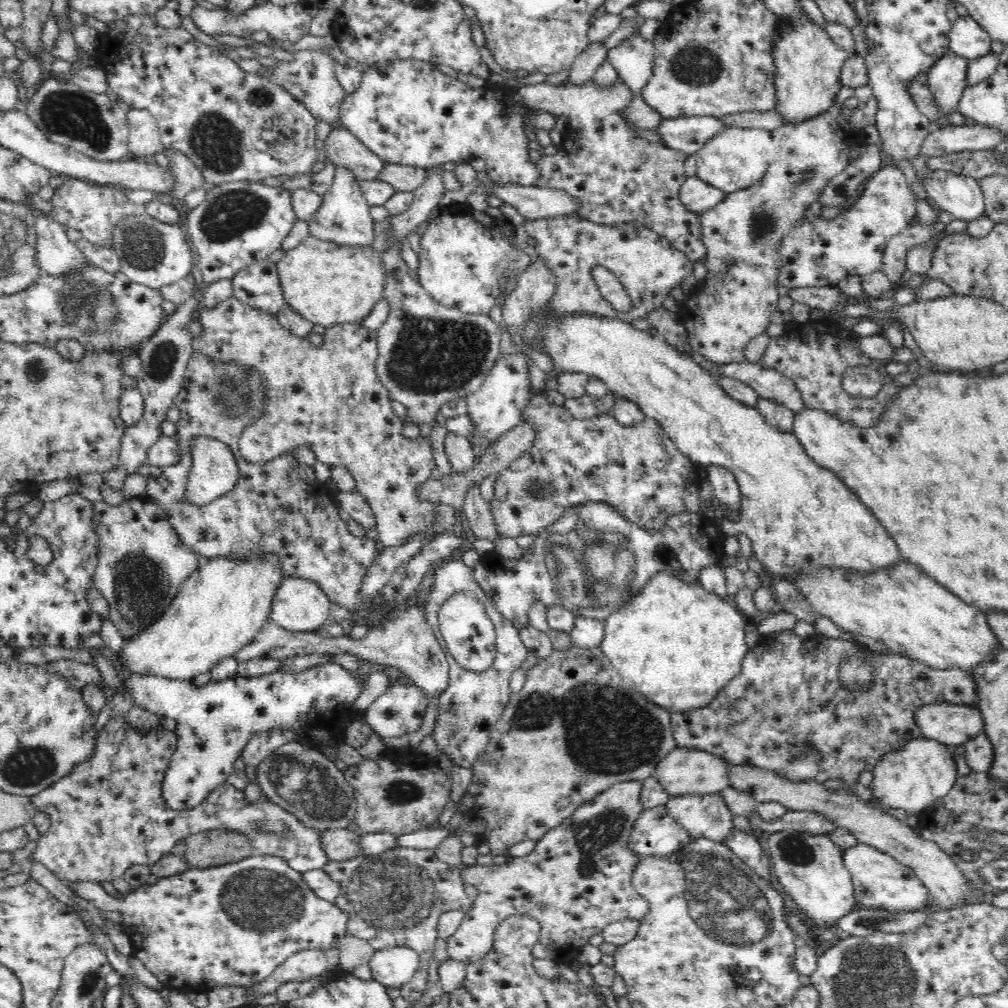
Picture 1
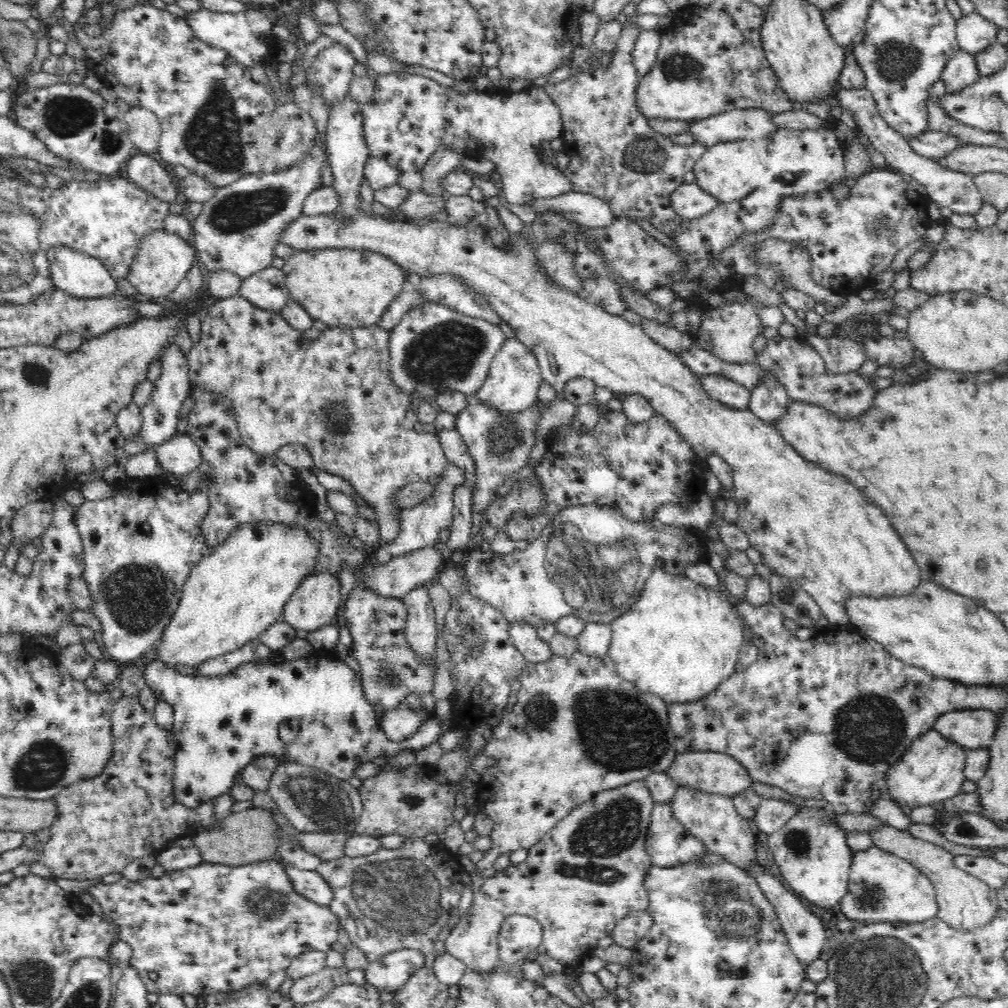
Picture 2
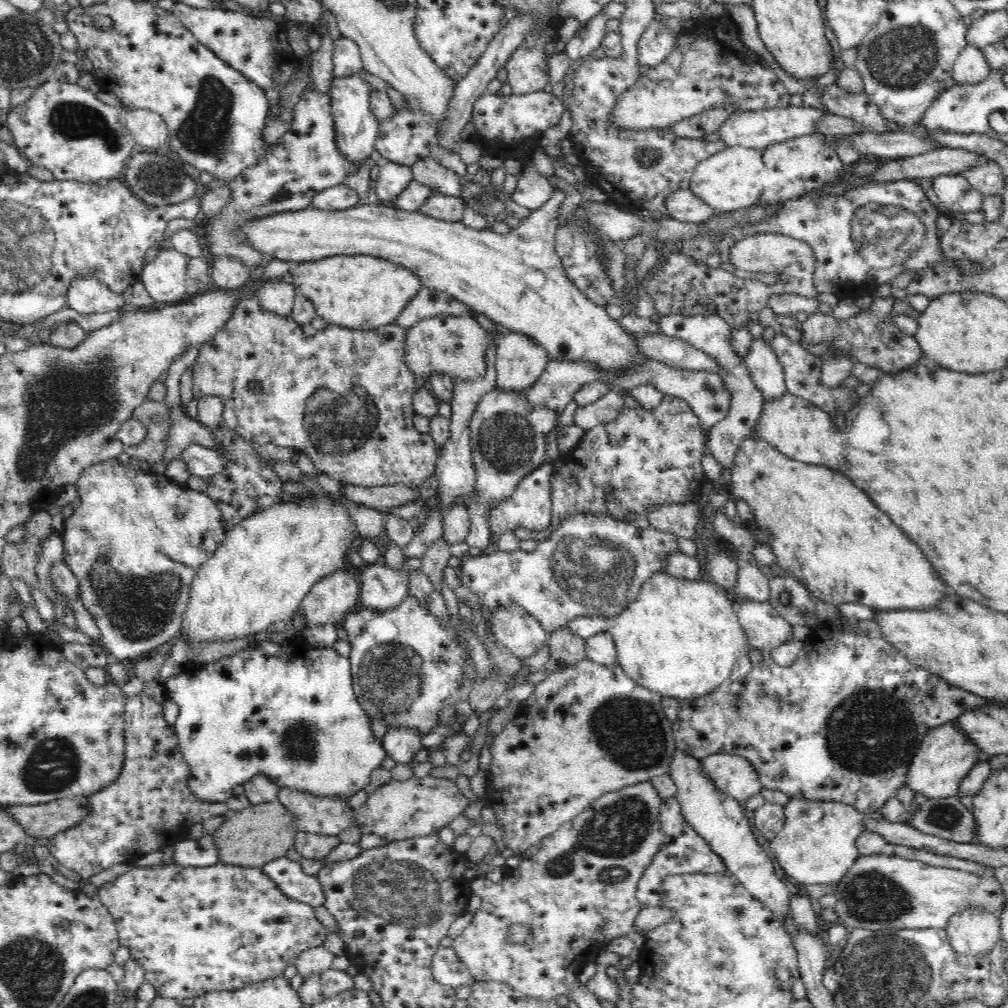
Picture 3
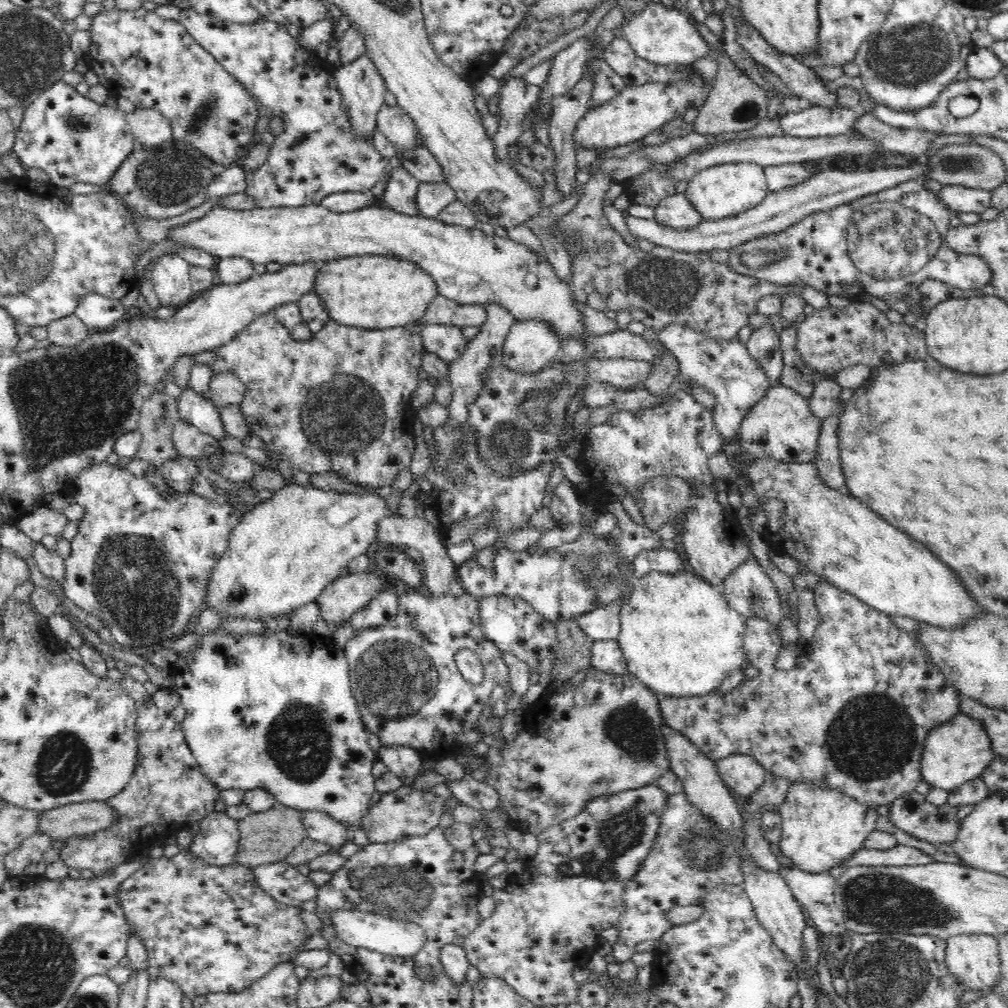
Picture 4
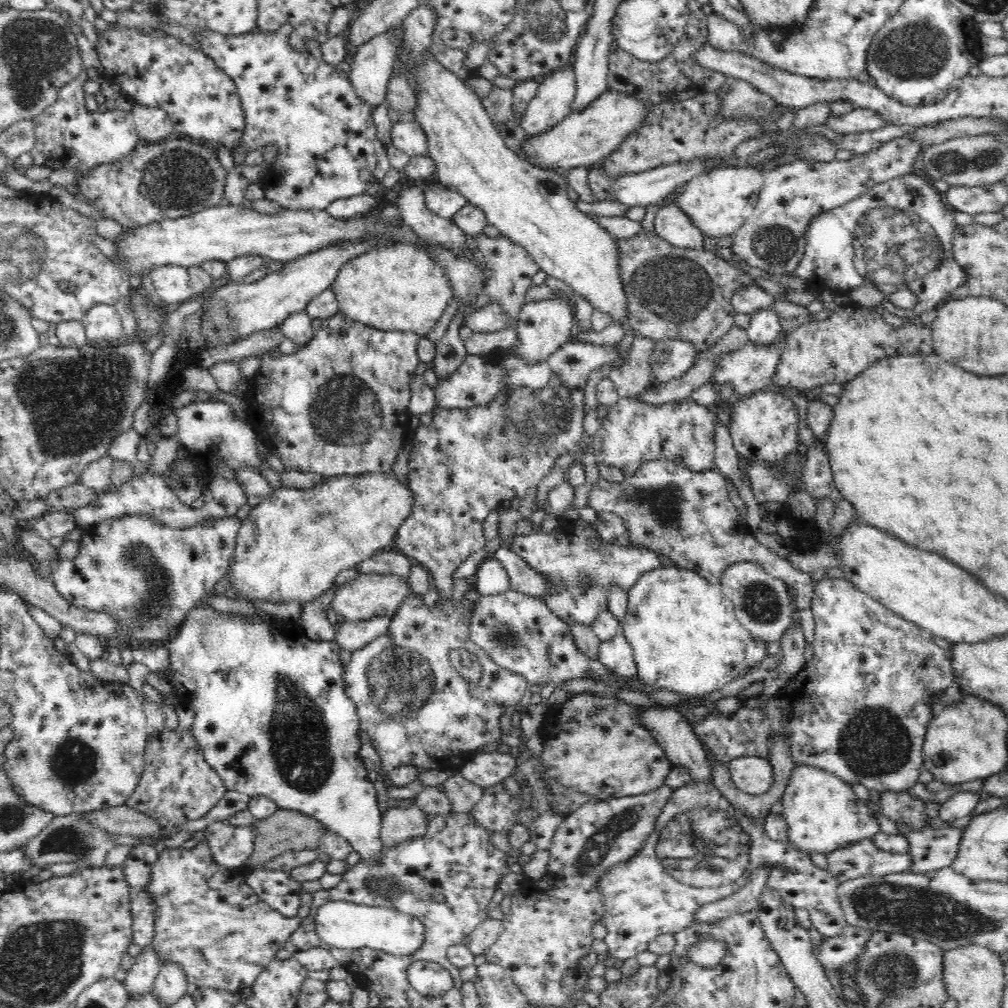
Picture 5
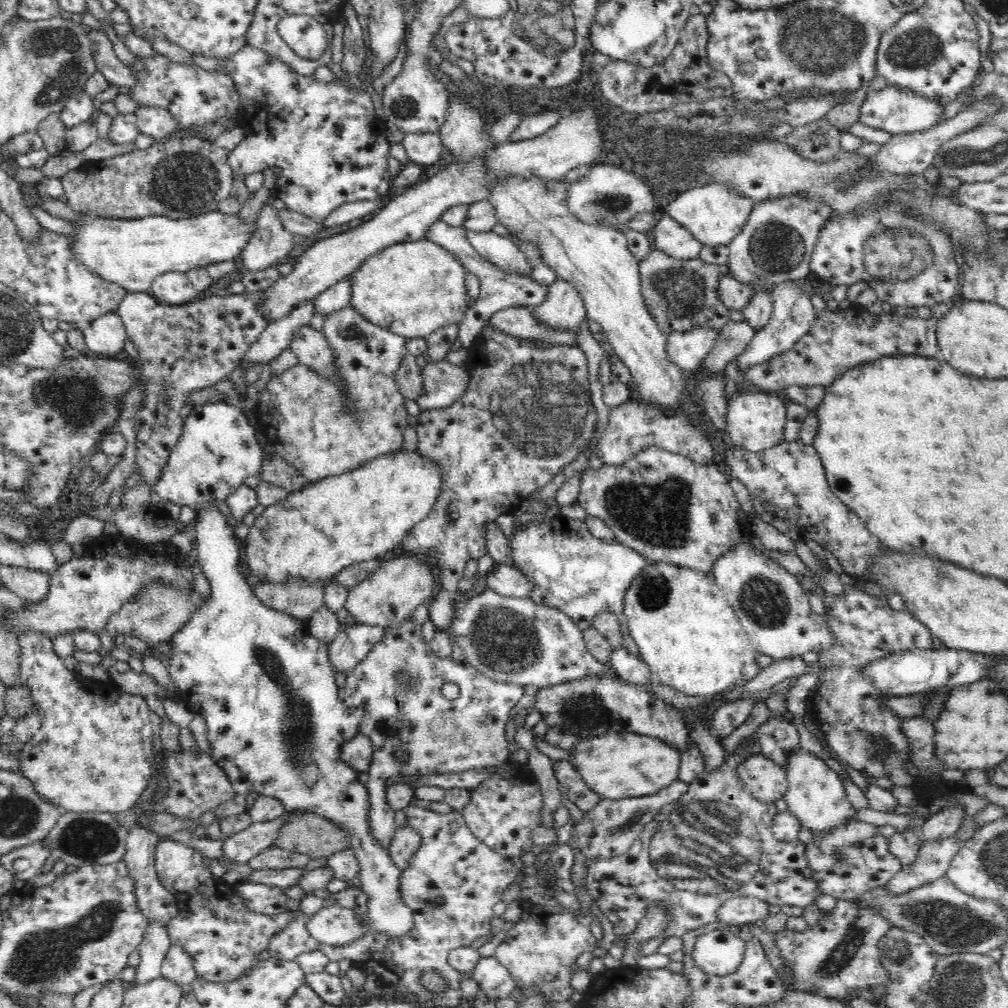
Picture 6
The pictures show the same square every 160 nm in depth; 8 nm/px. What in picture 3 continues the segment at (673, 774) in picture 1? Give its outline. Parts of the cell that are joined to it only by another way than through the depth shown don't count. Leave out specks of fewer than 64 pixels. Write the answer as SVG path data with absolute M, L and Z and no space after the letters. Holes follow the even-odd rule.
M714 753L698 758L702 775L714 786L740 802L762 790L759 776L748 760L736 755Z

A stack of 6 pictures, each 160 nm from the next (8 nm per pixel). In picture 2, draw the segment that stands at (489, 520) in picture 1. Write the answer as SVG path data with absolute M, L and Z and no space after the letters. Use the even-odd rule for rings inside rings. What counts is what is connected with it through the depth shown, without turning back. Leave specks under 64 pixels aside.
M454 428L436 433L435 437L439 439L449 462L460 469L464 485L470 490L471 494L474 493L477 488L476 480L478 480L476 463L474 463L474 457L470 454L460 433Z

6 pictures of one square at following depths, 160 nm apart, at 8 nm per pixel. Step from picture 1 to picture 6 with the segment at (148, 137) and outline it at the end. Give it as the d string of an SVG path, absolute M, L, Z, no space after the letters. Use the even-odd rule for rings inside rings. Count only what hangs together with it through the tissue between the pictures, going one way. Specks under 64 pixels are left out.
M138 107L135 111L137 127L140 133L162 141L170 138L177 130L173 115L160 107Z

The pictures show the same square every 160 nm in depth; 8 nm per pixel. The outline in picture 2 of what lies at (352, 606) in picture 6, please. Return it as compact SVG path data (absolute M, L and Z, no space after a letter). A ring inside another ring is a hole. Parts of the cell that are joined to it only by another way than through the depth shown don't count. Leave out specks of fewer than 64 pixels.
M310 574L291 592L280 618L295 631L314 632L331 624L340 604L340 583L329 574Z

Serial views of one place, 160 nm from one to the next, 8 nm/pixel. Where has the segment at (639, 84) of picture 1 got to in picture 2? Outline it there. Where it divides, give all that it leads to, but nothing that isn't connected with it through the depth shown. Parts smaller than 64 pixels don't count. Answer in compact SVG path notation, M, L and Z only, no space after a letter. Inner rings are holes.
M656 29L641 30L636 36L636 44L629 55L639 80L645 78L655 64L660 46L660 33Z

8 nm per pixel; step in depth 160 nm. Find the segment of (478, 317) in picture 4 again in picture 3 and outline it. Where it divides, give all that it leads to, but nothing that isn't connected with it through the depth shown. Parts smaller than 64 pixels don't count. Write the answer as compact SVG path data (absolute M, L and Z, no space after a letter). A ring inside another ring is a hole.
M422 285L422 288L418 290L418 294L407 302L403 311L395 318L395 323L407 329L419 320L437 316L438 313L470 316L469 307L463 302L444 292L426 288Z

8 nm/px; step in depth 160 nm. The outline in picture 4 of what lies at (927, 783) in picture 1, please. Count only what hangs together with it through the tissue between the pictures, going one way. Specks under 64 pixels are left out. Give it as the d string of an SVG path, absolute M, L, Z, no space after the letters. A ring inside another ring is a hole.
M961 712L930 730L920 759L921 779L932 786L932 789L940 788L952 792L965 782L981 776L985 767L994 760L994 756L996 754L991 751L990 739L983 726Z

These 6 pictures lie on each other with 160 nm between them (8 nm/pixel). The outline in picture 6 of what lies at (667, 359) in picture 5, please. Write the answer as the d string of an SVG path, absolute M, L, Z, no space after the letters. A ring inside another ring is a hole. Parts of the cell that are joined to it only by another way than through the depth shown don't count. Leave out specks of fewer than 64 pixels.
M709 328L672 332L665 342L666 358L689 376L699 370L705 356L715 345L717 334L718 332L709 330Z

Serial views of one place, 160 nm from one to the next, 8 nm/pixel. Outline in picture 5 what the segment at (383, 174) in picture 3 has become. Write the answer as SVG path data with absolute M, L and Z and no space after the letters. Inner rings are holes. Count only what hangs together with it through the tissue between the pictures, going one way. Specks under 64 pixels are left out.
M406 186L394 200L399 218L420 233L422 239L452 247L456 253L467 249L468 235L451 220L442 218L425 205L424 190L420 186Z

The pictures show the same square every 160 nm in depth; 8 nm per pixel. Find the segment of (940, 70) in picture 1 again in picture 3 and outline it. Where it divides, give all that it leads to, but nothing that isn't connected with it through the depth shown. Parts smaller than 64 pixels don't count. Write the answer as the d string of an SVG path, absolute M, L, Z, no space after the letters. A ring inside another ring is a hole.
M968 45L955 58L952 78L955 84L976 84L988 78L991 74L983 52Z

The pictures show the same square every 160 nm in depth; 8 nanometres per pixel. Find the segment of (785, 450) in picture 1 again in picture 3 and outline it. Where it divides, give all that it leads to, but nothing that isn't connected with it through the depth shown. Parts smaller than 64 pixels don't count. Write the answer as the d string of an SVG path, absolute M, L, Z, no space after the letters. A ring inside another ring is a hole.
M556 192L542 208L531 211L518 228L511 228L508 234L500 234L492 228L477 230L461 221L443 221L424 216L418 211L404 211L390 204L368 203L356 205L340 211L324 211L312 208L294 212L282 212L246 222L242 229L250 243L260 249L262 254L272 258L298 263L315 261L334 255L366 255L383 258L399 264L413 272L426 288L444 292L458 299L469 308L484 314L494 323L509 331L526 335L537 342L547 352L550 361L587 362L601 374L628 376L638 372L650 355L644 353L634 334L624 329L620 322L608 316L604 305L588 299L582 291L567 278L562 263L555 254L555 240L558 234L557 210L564 200L565 193ZM752 430L738 443L730 480L732 498L744 500L754 515L743 523L746 531L754 535L756 542L770 547L776 566L799 579L820 602L836 607L844 602L858 602L878 610L925 609L946 595L944 584L922 556L922 550L843 474L794 460Z

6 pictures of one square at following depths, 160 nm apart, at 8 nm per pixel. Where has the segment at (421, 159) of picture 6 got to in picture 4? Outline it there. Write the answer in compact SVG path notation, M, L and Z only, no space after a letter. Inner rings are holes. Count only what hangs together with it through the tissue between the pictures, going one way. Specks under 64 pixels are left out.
M383 104L377 112L377 128L387 137L396 150L409 152L416 143L415 122L412 117L400 106Z

